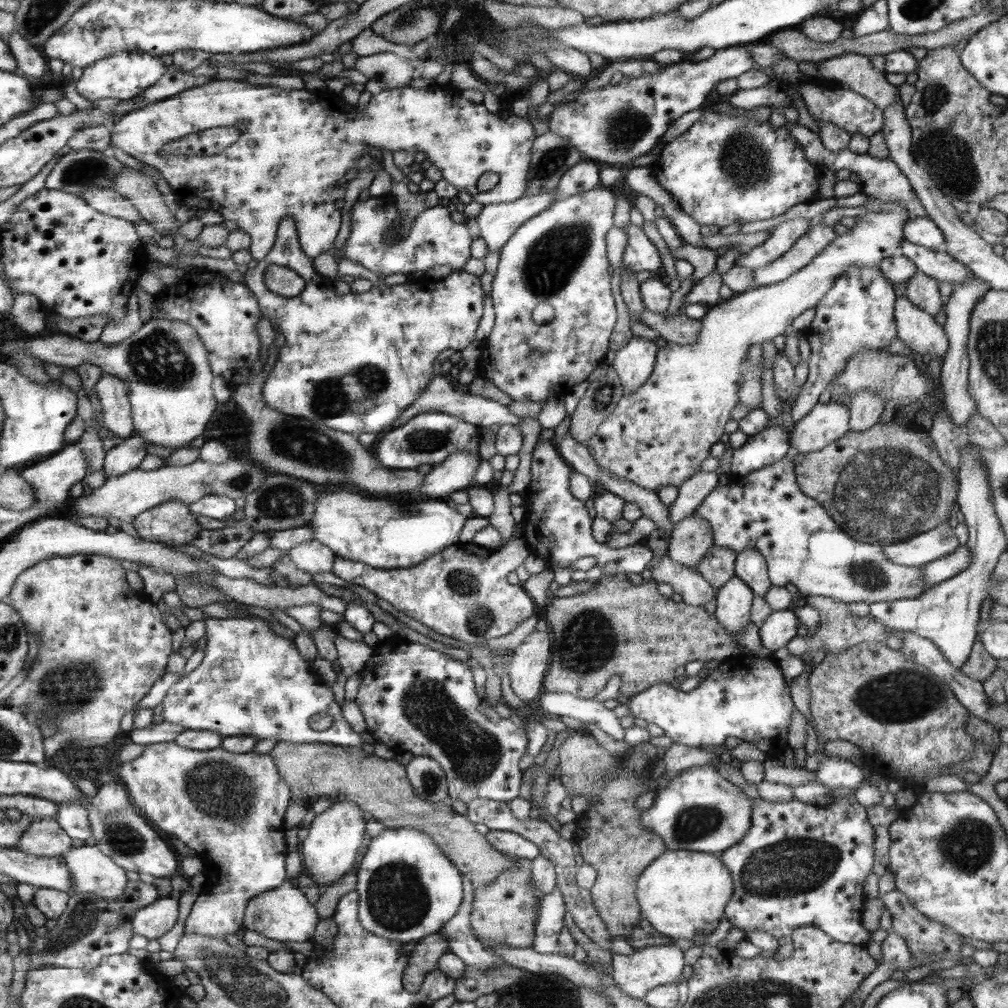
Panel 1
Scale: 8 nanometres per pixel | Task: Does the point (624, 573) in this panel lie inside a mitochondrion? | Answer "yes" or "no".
no

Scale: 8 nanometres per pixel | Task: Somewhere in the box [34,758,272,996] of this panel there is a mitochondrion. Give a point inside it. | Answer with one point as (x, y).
(84, 917)

